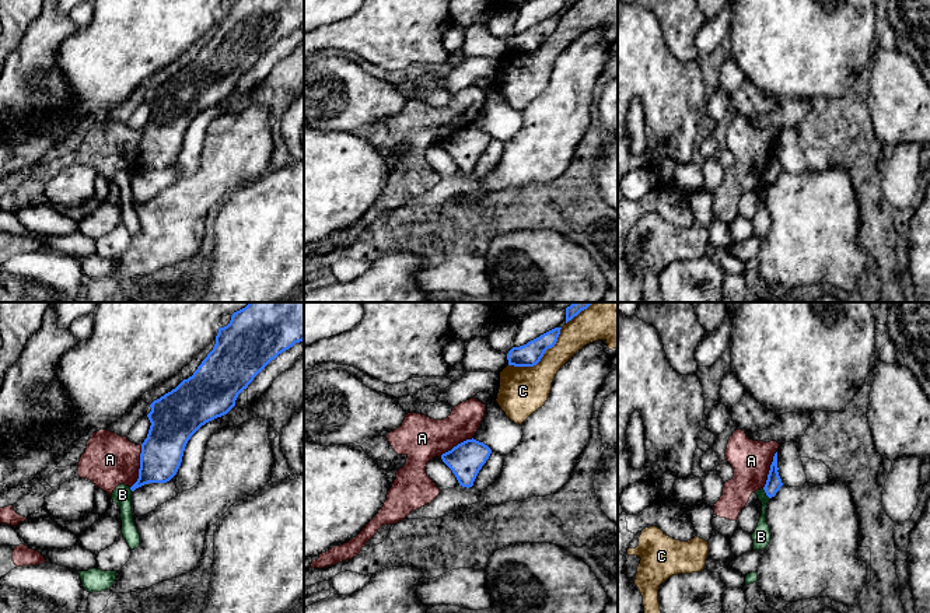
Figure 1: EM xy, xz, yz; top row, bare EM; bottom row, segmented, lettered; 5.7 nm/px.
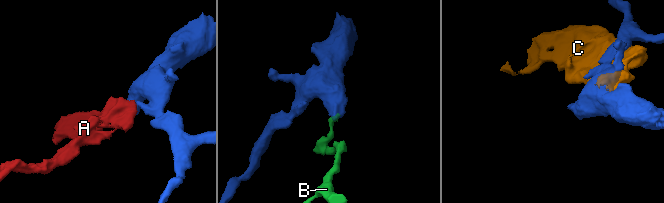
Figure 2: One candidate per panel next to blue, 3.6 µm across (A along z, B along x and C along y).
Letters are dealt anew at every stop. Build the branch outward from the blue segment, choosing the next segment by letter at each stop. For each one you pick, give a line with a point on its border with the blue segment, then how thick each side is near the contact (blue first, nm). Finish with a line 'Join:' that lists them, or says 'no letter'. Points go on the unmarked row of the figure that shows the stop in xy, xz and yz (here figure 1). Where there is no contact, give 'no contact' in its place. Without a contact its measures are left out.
Join: no letter

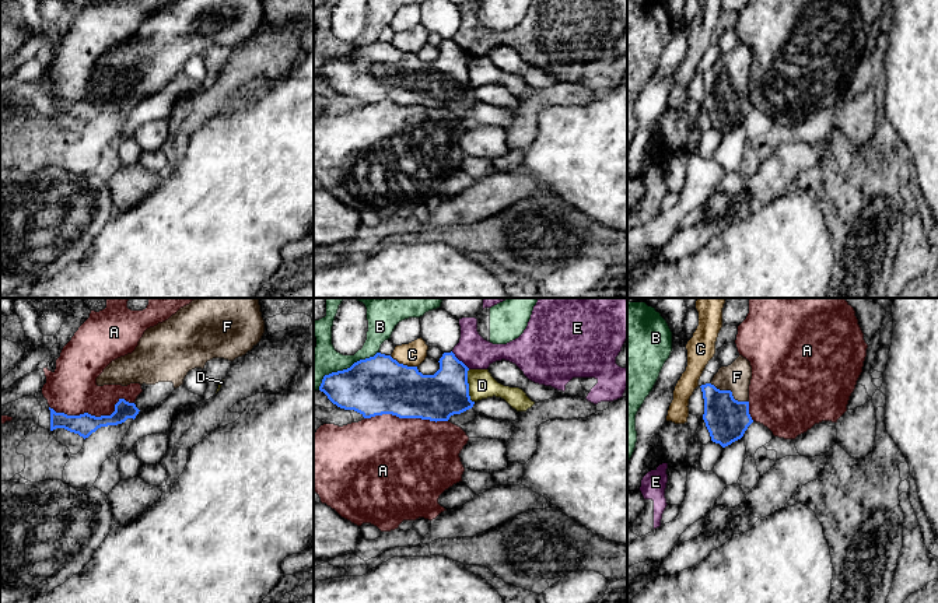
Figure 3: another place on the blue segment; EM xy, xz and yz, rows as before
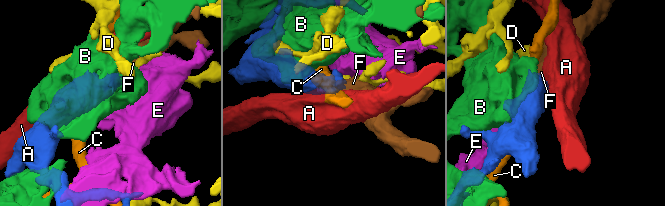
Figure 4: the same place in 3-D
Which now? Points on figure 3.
F: yz (731, 79) | 240/160 nm
Join: F

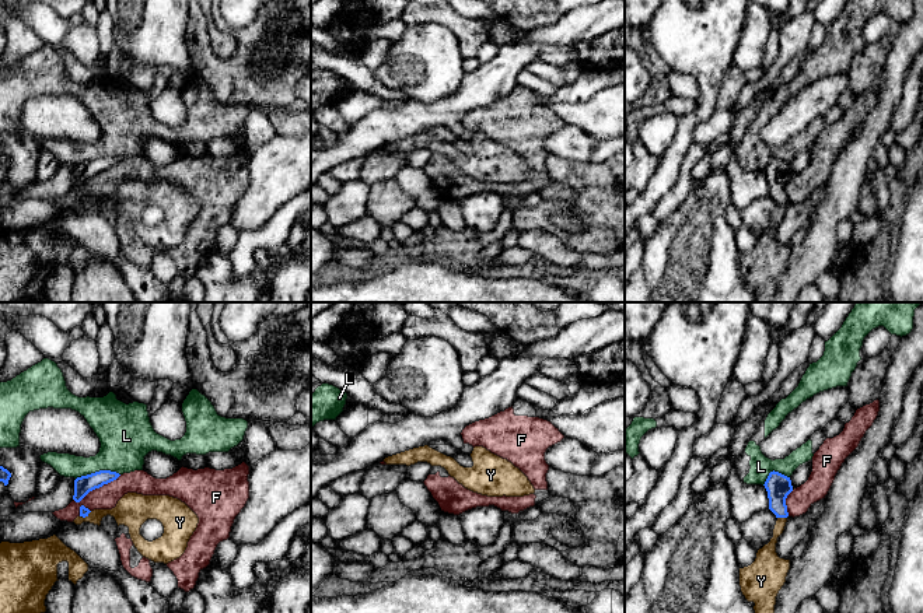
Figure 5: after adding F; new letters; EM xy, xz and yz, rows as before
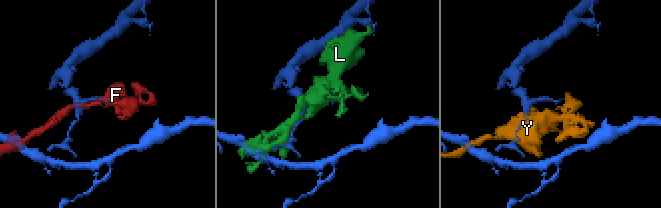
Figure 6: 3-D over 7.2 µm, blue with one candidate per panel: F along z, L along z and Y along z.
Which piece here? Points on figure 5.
Join: no letter

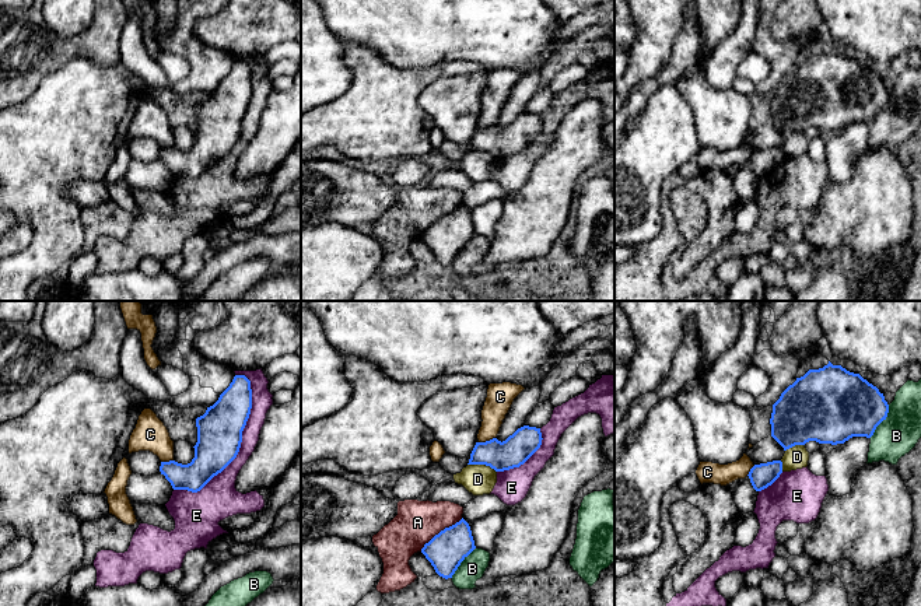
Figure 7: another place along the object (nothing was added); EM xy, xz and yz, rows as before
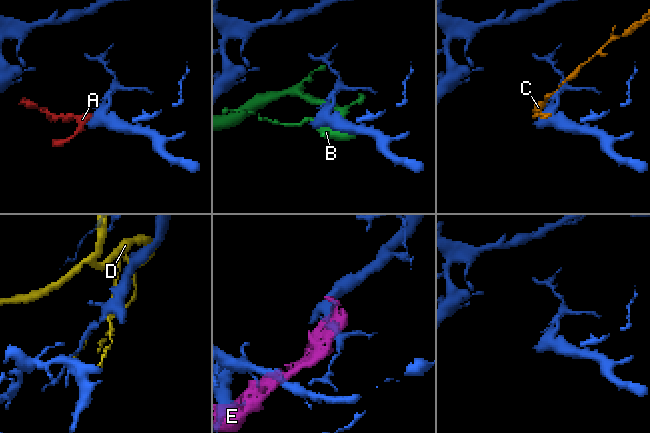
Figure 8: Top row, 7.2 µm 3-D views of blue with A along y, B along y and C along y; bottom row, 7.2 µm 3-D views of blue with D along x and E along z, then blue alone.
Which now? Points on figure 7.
Join: no letter

